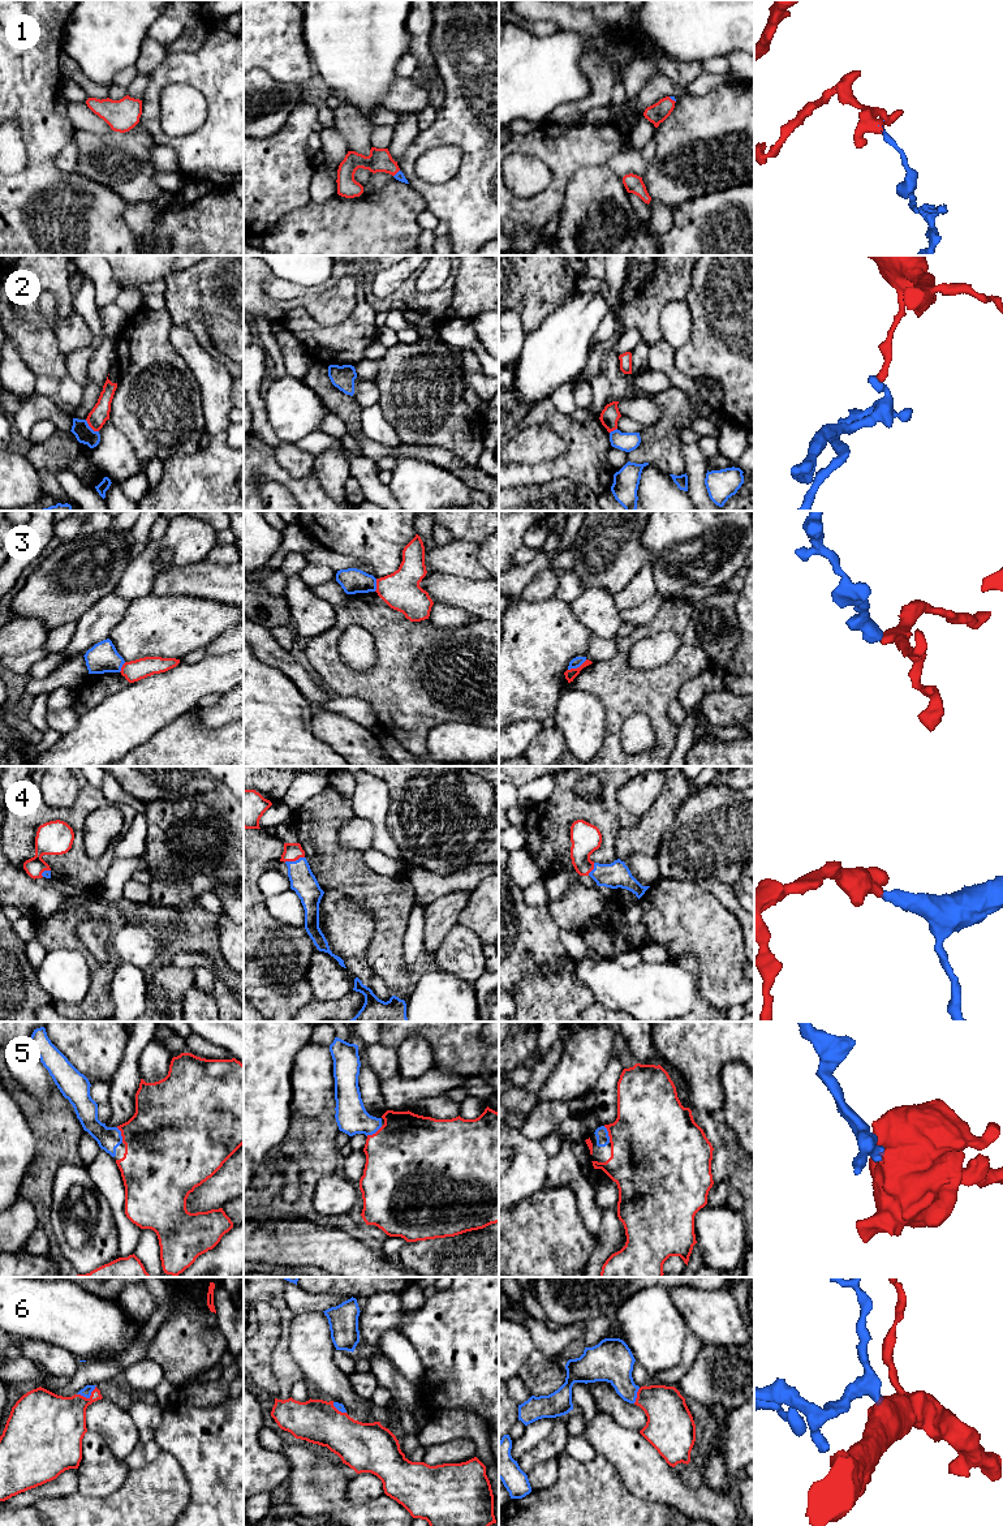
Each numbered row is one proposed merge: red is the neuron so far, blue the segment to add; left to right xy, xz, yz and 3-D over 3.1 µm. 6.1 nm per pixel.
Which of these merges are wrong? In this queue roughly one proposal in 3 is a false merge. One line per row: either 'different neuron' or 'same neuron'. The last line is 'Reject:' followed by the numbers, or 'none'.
1: same neuron
2: different neuron
3: different neuron
4: same neuron
5: same neuron
6: same neuron
Reject: 2, 3

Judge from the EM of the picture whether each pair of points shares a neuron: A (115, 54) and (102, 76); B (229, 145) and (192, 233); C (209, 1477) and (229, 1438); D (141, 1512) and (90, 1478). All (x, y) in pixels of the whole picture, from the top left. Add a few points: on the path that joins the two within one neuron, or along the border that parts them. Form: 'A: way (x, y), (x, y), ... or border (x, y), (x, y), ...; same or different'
A: way (110, 59), (102, 67), (102, 71); same
B: border (214, 185), (229, 187); different
C: way (218, 1468), (229, 1456), (229, 1447); same
D: border (130, 1469), (125, 1481), (107, 1496), (82, 1495); different

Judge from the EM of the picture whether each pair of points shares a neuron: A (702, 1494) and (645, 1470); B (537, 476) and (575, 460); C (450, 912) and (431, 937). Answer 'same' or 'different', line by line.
A: same
B: same
C: same

